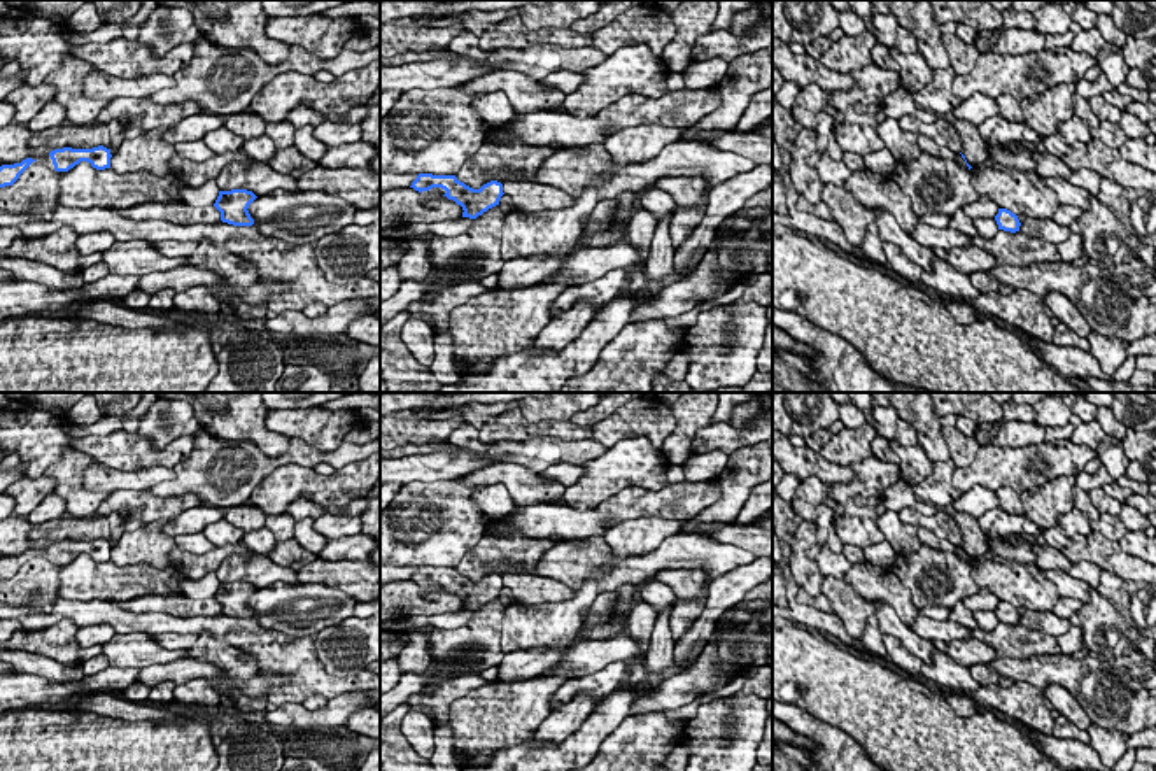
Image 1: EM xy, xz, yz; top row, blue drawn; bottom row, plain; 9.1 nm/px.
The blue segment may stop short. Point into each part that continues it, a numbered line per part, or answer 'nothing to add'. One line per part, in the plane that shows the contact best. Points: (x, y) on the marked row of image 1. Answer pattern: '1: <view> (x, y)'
nothing to add

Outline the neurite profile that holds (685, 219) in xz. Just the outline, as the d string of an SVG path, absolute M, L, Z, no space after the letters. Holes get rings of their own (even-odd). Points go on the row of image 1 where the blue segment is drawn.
M706 200L695 207L676 207L669 223L669 235L674 252L688 240L692 231L701 224L706 209Z

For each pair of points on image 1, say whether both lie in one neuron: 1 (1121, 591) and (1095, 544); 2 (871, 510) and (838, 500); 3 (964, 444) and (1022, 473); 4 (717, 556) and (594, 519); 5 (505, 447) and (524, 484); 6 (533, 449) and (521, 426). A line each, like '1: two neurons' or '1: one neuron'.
1: two neurons
2: two neurons
3: two neurons
4: two neurons
5: two neurons
6: two neurons

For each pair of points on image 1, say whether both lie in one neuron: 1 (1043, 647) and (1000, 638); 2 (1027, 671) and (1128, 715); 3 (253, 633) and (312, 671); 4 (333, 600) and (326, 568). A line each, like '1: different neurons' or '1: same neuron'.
1: same neuron
2: same neuron
3: same neuron
4: different neurons

